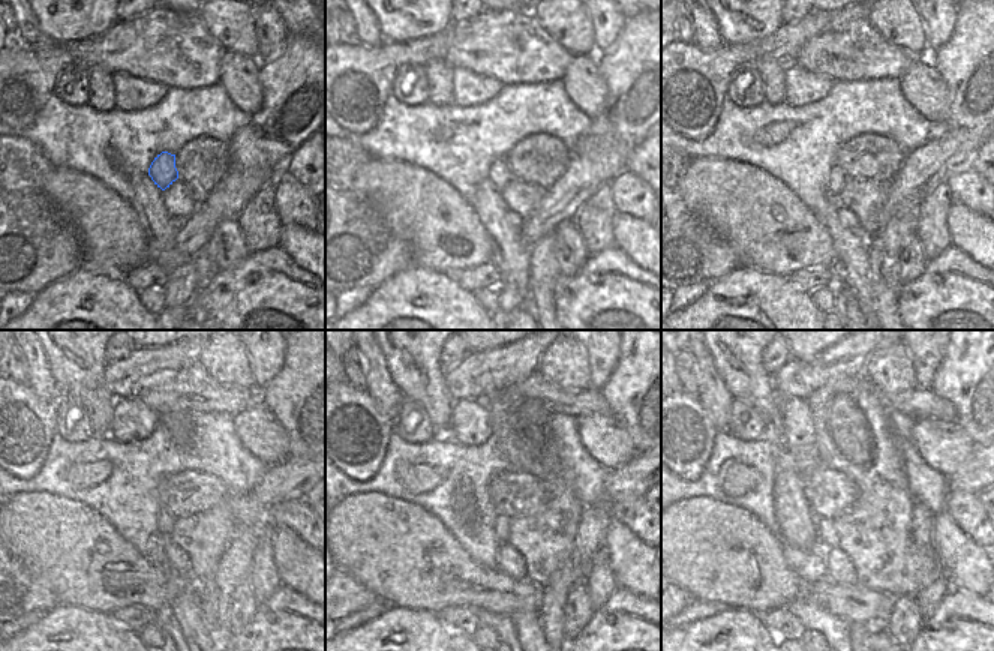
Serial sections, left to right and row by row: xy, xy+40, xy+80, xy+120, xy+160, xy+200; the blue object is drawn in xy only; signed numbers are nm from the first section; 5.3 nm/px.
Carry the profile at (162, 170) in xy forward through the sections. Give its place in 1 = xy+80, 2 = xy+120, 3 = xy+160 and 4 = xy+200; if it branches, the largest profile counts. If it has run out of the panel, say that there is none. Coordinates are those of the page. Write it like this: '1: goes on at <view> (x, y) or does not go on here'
1: goes on at xy+80 (837, 177)
2: goes on at xy+120 (165, 521)
3: goes on at xy+160 (501, 524)
4: goes on at xy+200 (826, 531)

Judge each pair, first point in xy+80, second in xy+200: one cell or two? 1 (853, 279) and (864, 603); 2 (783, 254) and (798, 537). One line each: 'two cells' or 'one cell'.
1: two cells
2: two cells

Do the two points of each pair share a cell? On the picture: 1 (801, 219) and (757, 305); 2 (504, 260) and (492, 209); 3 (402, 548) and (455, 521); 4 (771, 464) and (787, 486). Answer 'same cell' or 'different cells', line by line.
1: different cells
2: same cell
3: different cells
4: different cells

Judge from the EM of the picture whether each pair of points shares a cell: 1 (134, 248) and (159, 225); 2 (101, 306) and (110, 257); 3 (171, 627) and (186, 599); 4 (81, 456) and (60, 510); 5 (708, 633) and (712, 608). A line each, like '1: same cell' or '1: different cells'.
1: different cells
2: different cells
3: different cells
4: different cells
5: different cells

